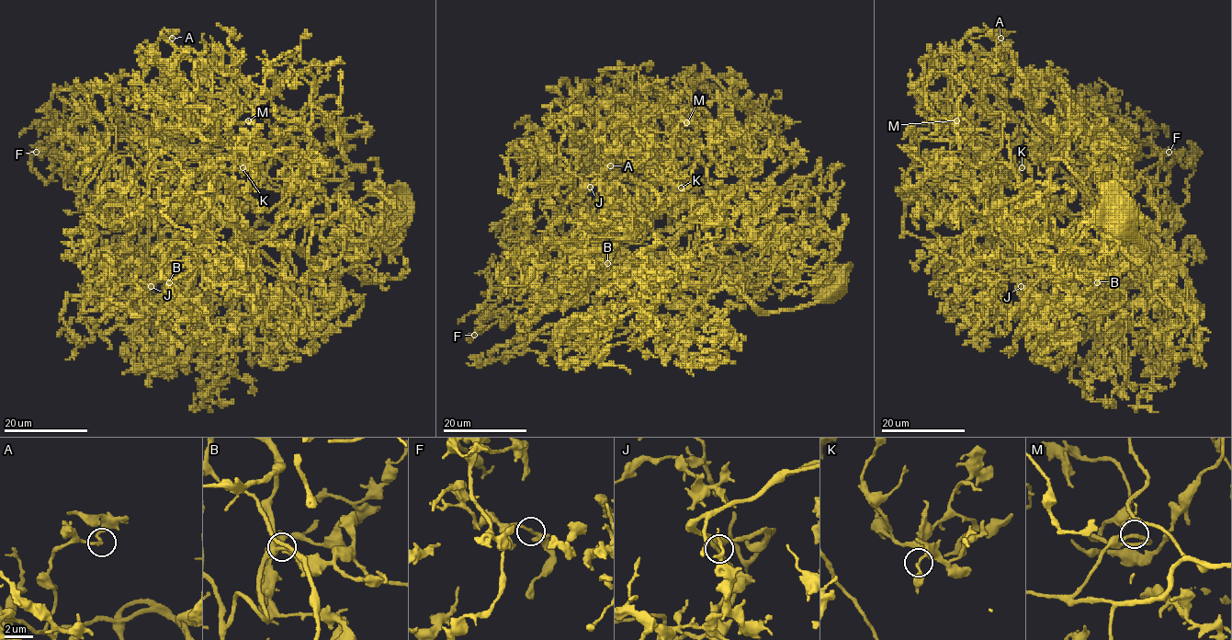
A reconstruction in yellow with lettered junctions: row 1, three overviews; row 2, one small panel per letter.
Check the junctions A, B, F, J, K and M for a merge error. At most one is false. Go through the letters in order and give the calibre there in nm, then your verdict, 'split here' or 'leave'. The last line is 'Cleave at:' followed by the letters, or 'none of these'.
A: calibre 180 nm; leave
B: calibre 200 nm; leave
F: calibre 200 nm; leave
J: calibre 200 nm; leave
K: calibre 200 nm; leave
M: calibre 240 nm; leave
Cleave at: none of these

